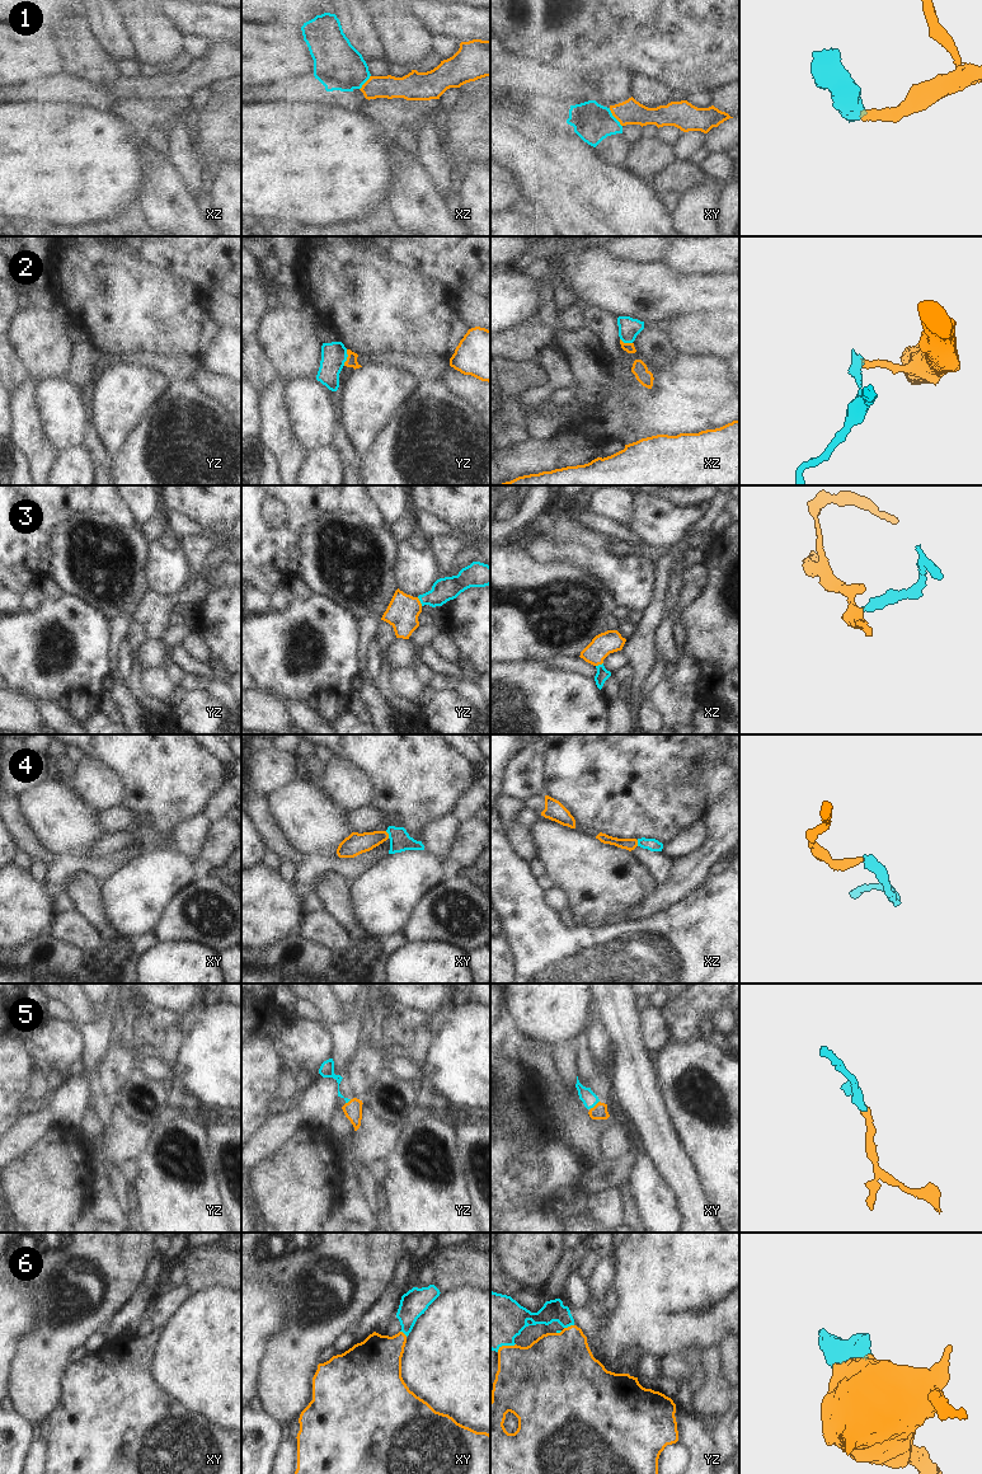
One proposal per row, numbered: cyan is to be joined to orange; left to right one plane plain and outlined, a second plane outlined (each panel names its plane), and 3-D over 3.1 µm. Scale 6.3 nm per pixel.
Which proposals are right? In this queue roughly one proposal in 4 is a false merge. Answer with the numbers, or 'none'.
2, 3, 4, 5, 6

